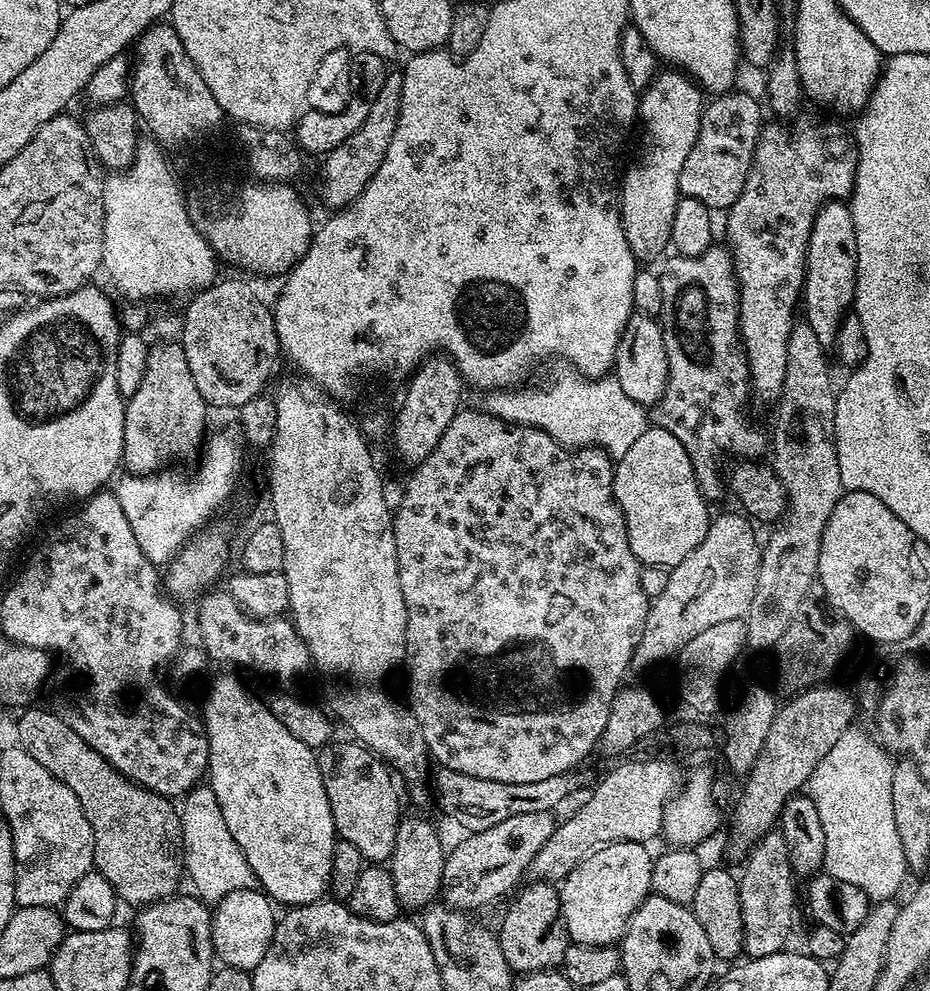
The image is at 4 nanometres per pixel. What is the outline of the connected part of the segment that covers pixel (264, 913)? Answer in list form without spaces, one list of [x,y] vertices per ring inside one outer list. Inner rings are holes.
[[[243,888],[226,894],[212,912],[212,948],[229,968],[251,970],[262,962],[274,938],[278,912],[273,901],[263,891]],[[273,908],[273,909],[272,909]]]

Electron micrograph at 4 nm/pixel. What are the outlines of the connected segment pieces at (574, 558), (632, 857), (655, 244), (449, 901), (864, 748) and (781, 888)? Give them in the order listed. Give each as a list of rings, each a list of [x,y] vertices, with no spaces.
[[[461,410],[461,411],[459,411],[459,412],[457,412],[457,413],[456,413],[456,417],[455,417],[455,418],[454,418],[454,419],[453,419],[453,420],[452,420],[452,421],[451,421],[451,422],[450,422],[450,426],[446,426],[446,430],[445,430],[445,431],[444,431],[444,433],[443,433],[443,434],[442,434],[442,438],[441,438],[441,439],[440,439],[440,441],[439,441],[439,442],[438,442],[438,443],[437,443],[437,444],[436,444],[436,445],[435,445],[435,446],[434,446],[434,450],[433,450],[433,451],[432,451],[432,452],[431,452],[431,454],[429,454],[429,456],[427,456],[427,458],[425,458],[425,460],[422,460],[422,461],[420,461],[420,463],[419,463],[419,464],[417,464],[417,465],[415,465],[415,467],[413,467],[413,468],[412,468],[412,469],[411,469],[411,472],[412,472],[412,477],[410,477],[410,478],[409,478],[409,480],[408,480],[408,485],[406,485],[406,486],[405,486],[405,488],[404,488],[404,493],[402,493],[402,494],[401,494],[401,496],[400,496],[400,505],[398,505],[398,506],[397,506],[397,505],[395,505],[395,508],[394,508],[394,515],[393,515],[393,517],[392,517],[392,534],[393,534],[393,536],[394,536],[394,546],[395,546],[395,547],[396,547],[396,562],[397,562],[397,564],[398,564],[398,574],[399,574],[399,575],[400,575],[400,585],[401,585],[401,586],[402,586],[402,598],[403,598],[403,599],[404,599],[404,601],[405,601],[405,602],[406,602],[406,634],[405,634],[405,635],[404,635],[404,660],[405,660],[405,661],[406,661],[406,665],[407,665],[407,664],[408,664],[408,700],[407,700],[407,699],[406,699],[406,707],[407,707],[407,709],[408,709],[408,711],[409,711],[409,712],[411,712],[411,713],[412,713],[412,716],[413,716],[413,718],[414,718],[414,719],[416,719],[416,721],[417,721],[417,722],[418,722],[418,726],[419,726],[419,727],[420,727],[420,729],[421,729],[421,730],[422,730],[422,738],[423,738],[423,739],[424,739],[424,744],[425,744],[425,745],[426,745],[426,747],[427,747],[427,748],[428,748],[428,751],[429,751],[429,753],[430,753],[430,756],[431,756],[431,759],[432,759],[432,760],[433,760],[433,761],[435,761],[435,763],[436,763],[436,764],[437,764],[437,765],[440,765],[440,766],[443,766],[443,767],[446,767],[446,768],[454,768],[454,769],[459,769],[459,770],[460,770],[460,772],[461,772],[461,773],[462,773],[462,774],[468,774],[468,775],[474,775],[474,776],[475,776],[475,778],[484,778],[484,779],[493,779],[493,780],[495,780],[495,782],[510,782],[510,783],[528,783],[528,782],[539,782],[539,781],[541,781],[541,780],[543,780],[543,779],[544,779],[544,778],[549,778],[549,777],[553,777],[553,776],[554,776],[554,774],[562,774],[562,772],[563,772],[563,771],[570,771],[570,770],[572,770],[572,769],[579,769],[579,768],[580,768],[580,767],[581,767],[581,765],[583,765],[583,764],[584,764],[584,763],[582,763],[582,762],[583,762],[583,760],[584,760],[584,759],[586,759],[586,758],[587,758],[587,756],[588,756],[588,755],[590,755],[590,754],[591,754],[591,752],[592,752],[592,751],[594,751],[594,750],[595,750],[595,751],[597,751],[597,748],[598,748],[598,745],[599,745],[599,743],[600,743],[600,740],[601,740],[601,738],[603,738],[603,737],[604,737],[604,731],[605,731],[605,730],[606,730],[606,722],[607,722],[607,721],[608,721],[608,705],[609,705],[609,704],[608,704],[608,703],[606,703],[606,698],[594,698],[594,700],[590,700],[590,702],[584,702],[584,706],[582,706],[582,700],[580,700],[580,698],[570,698],[570,692],[568,692],[568,690],[570,690],[570,688],[568,688],[568,680],[572,680],[572,678],[570,678],[570,670],[572,670],[572,666],[578,666],[578,668],[582,668],[582,666],[588,666],[588,664],[592,664],[592,662],[594,662],[594,660],[602,660],[602,664],[608,664],[608,672],[610,672],[610,680],[613,680],[613,681],[614,681],[614,682],[615,682],[615,683],[617,683],[617,684],[618,684],[618,683],[619,683],[619,682],[620,682],[620,681],[621,681],[621,678],[622,678],[622,677],[623,677],[623,676],[624,676],[624,675],[625,675],[625,673],[627,673],[627,672],[628,672],[628,671],[629,671],[629,668],[630,668],[630,665],[629,665],[629,664],[622,664],[622,644],[620,644],[620,628],[618,628],[618,626],[620,626],[620,624],[622,624],[622,572],[634,572],[634,566],[642,566],[642,565],[641,565],[641,563],[640,563],[640,559],[639,559],[639,558],[637,558],[637,557],[636,557],[636,555],[635,555],[635,554],[634,554],[634,550],[630,550],[630,538],[629,538],[629,537],[628,537],[628,535],[627,535],[627,534],[626,534],[626,522],[625,522],[625,521],[624,521],[624,515],[623,515],[623,514],[622,514],[622,510],[621,510],[621,509],[620,509],[620,507],[619,507],[619,506],[618,506],[618,502],[617,502],[617,501],[616,501],[616,499],[615,499],[615,498],[614,498],[614,490],[613,490],[613,489],[612,489],[612,473],[613,473],[613,471],[614,471],[614,460],[613,460],[613,457],[611,457],[611,456],[609,456],[609,455],[608,455],[608,453],[607,453],[607,452],[605,452],[605,451],[604,451],[604,449],[603,449],[603,448],[598,448],[598,447],[595,447],[595,446],[576,446],[576,447],[573,447],[573,448],[571,448],[571,447],[568,447],[568,446],[565,446],[565,445],[563,445],[563,444],[561,444],[561,443],[560,443],[560,441],[558,441],[558,440],[555,440],[555,439],[554,439],[554,438],[553,438],[553,436],[552,436],[552,435],[551,435],[551,434],[549,434],[549,433],[548,433],[548,432],[544,432],[544,431],[543,431],[543,430],[541,430],[541,428],[534,428],[534,427],[531,427],[531,426],[529,426],[529,425],[526,425],[526,424],[513,424],[513,423],[511,423],[511,422],[509,422],[509,421],[507,421],[507,420],[501,420],[501,419],[500,419],[500,417],[499,417],[499,416],[494,416],[494,415],[492,415],[492,413],[491,413],[491,412],[489,412],[489,411],[487,411],[487,410],[481,410],[481,412],[467,412],[467,410]]]
[[[627,840],[617,844],[606,844],[591,852],[585,860],[580,860],[570,870],[559,885],[560,919],[564,922],[564,929],[568,931],[568,939],[574,944],[589,944],[602,946],[615,945],[628,929],[630,918],[638,906],[642,906],[644,899],[652,892],[652,861],[653,853],[647,852],[644,844],[635,844]]]
[[[679,70],[664,71],[657,75],[649,88],[643,89],[639,97],[638,120],[642,128],[644,124],[645,130],[648,131],[649,144],[645,146],[644,153],[637,158],[636,165],[628,173],[627,171],[623,173],[622,183],[618,188],[620,217],[626,230],[626,242],[630,242],[630,250],[640,262],[652,260],[655,256],[663,257],[664,247],[667,249],[671,245],[674,210],[682,198],[678,174],[682,174],[682,162],[686,160],[686,154],[690,152],[696,141],[700,129],[700,114],[704,111],[706,103],[705,93],[691,76]]]
[[[551,811],[517,814],[489,829],[465,835],[465,840],[448,852],[444,861],[443,903],[450,908],[471,910],[506,893],[523,872],[531,869],[534,854],[556,829],[557,821],[552,817]]]
[[[856,736],[851,738],[843,738],[834,746],[832,750],[817,764],[810,779],[810,795],[812,800],[818,806],[818,818],[822,818],[822,831],[826,834],[826,858],[823,867],[826,869],[827,875],[834,877],[842,882],[850,882],[850,886],[858,886],[865,894],[868,895],[869,901],[879,902],[881,900],[891,900],[897,894],[896,891],[904,884],[904,875],[910,872],[910,863],[905,856],[903,848],[903,838],[900,836],[900,830],[895,826],[894,820],[894,802],[891,800],[891,778],[893,761],[890,759],[889,753],[875,739],[867,740],[864,736]]]
[[[774,832],[767,833],[747,855],[743,874],[740,874],[740,901],[743,916],[743,953],[749,959],[768,957],[787,944],[788,930],[796,916],[795,872],[785,852],[785,842]]]

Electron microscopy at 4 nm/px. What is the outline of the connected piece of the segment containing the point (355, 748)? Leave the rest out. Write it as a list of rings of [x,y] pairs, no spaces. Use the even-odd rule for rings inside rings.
[[[329,742],[318,752],[320,773],[326,786],[326,798],[330,802],[336,835],[350,842],[365,861],[387,861],[394,850],[394,838],[398,834],[402,815],[400,796],[392,781],[393,773],[385,761],[363,744],[336,743]]]

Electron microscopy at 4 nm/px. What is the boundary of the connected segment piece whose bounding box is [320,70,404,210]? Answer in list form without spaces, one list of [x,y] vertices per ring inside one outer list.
[[[387,71],[375,89],[374,102],[365,113],[364,122],[359,130],[334,150],[325,153],[322,164],[322,182],[320,196],[330,210],[339,210],[352,203],[368,185],[370,177],[377,172],[378,166],[385,160],[386,149],[394,136],[398,114],[401,110],[403,73]]]

